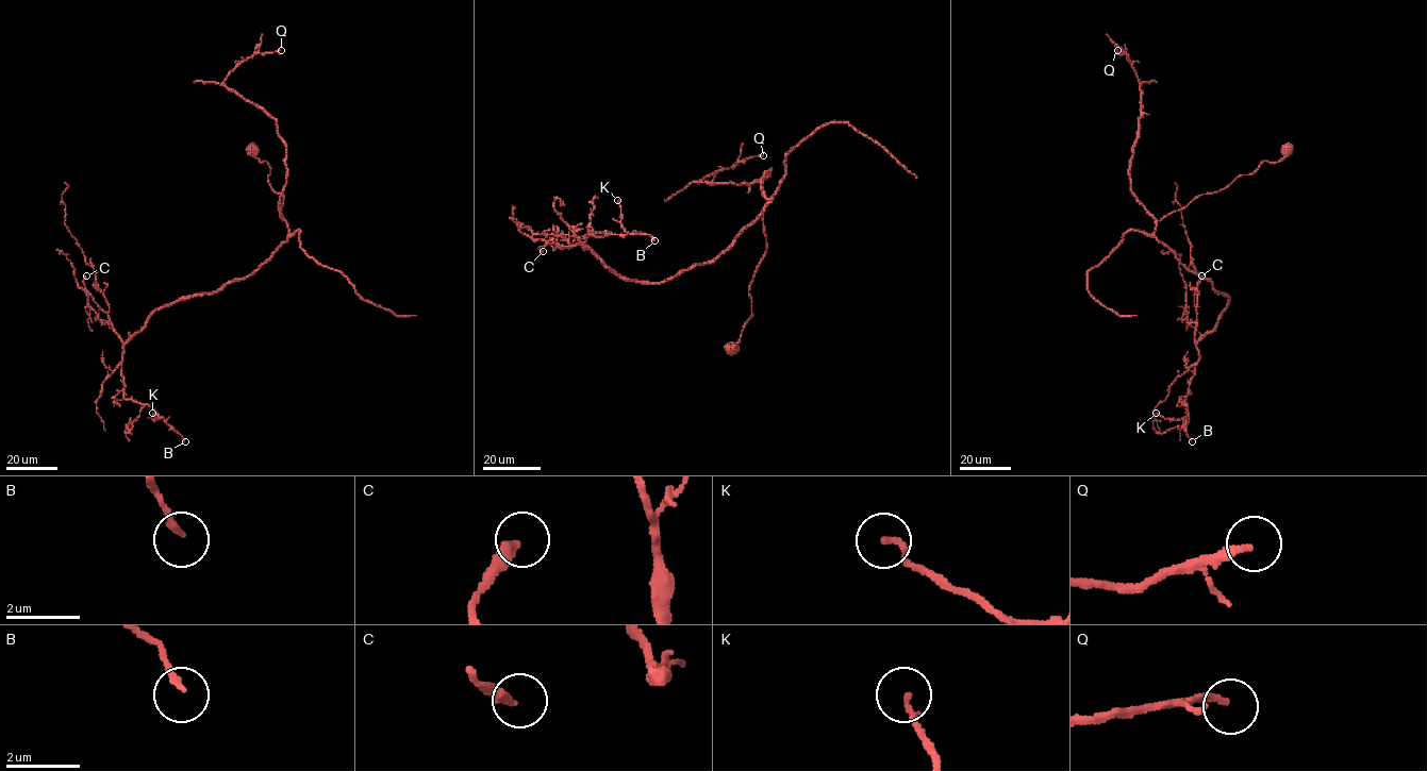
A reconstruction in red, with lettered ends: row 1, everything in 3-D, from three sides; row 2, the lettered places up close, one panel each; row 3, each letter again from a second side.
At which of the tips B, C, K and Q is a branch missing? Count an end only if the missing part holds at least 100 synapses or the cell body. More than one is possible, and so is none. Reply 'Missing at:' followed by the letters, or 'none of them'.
Missing at: none of them

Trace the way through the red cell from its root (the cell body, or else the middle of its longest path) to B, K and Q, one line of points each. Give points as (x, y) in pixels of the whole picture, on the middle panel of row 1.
B: (731, 349), (751, 316), (772, 198), (715, 258), (661, 282), (626, 281), (583, 245), (603, 232), (654, 240)
K: (731, 349), (772, 198), (715, 258), (661, 282), (583, 249), (585, 234), (627, 233), (617, 200)
Q: (731, 349), (751, 316), (749, 285), (766, 249), (762, 181), (770, 169), (750, 183), (698, 181), (763, 155)

